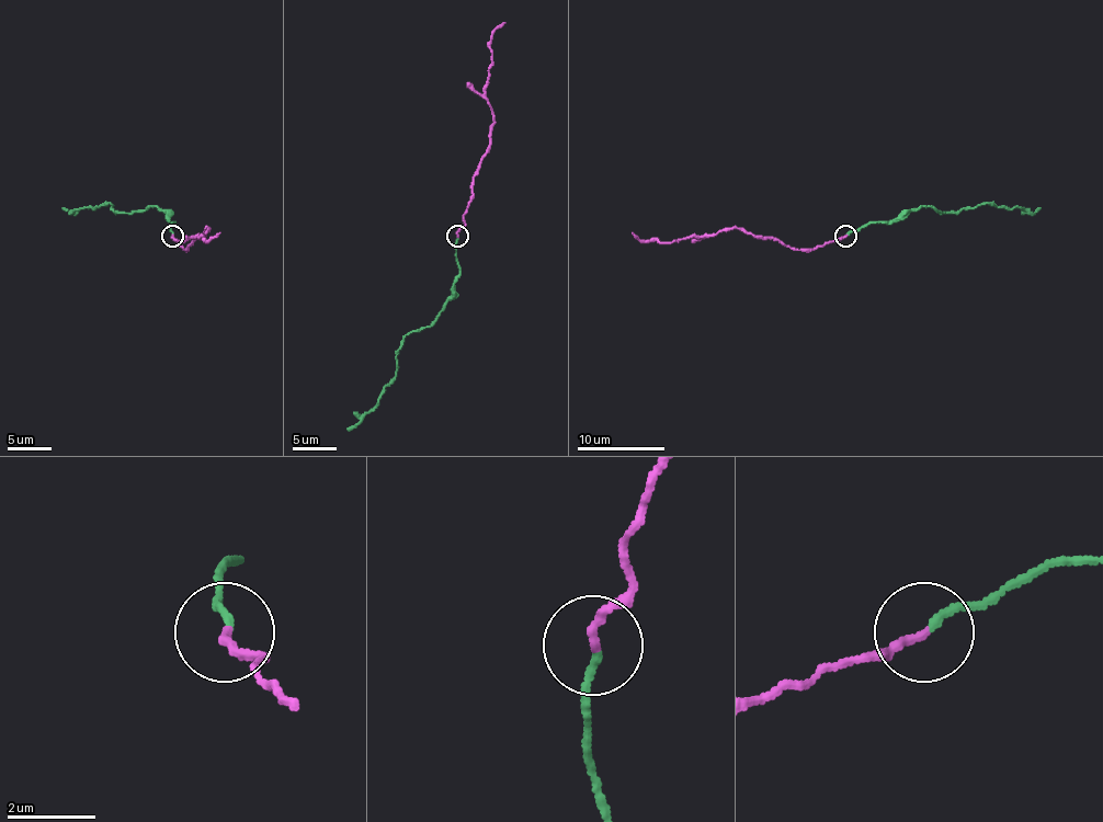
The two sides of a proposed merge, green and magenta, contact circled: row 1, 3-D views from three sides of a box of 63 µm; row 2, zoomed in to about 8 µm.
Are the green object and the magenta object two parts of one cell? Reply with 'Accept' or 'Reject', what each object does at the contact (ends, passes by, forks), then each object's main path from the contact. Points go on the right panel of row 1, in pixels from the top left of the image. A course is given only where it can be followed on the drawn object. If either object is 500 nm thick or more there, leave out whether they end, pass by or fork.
Accept. At the ring green ends. At the ring magenta ends. Course of green: (846, 235), (871, 223), (901, 220), (921, 207), (941, 214), (988, 203), (1023, 207), (1032, 214), (1041, 207). Course of magenta: (844, 235), (793, 250), (777, 239), (738, 228), (673, 241), (640, 239), (632, 232)

